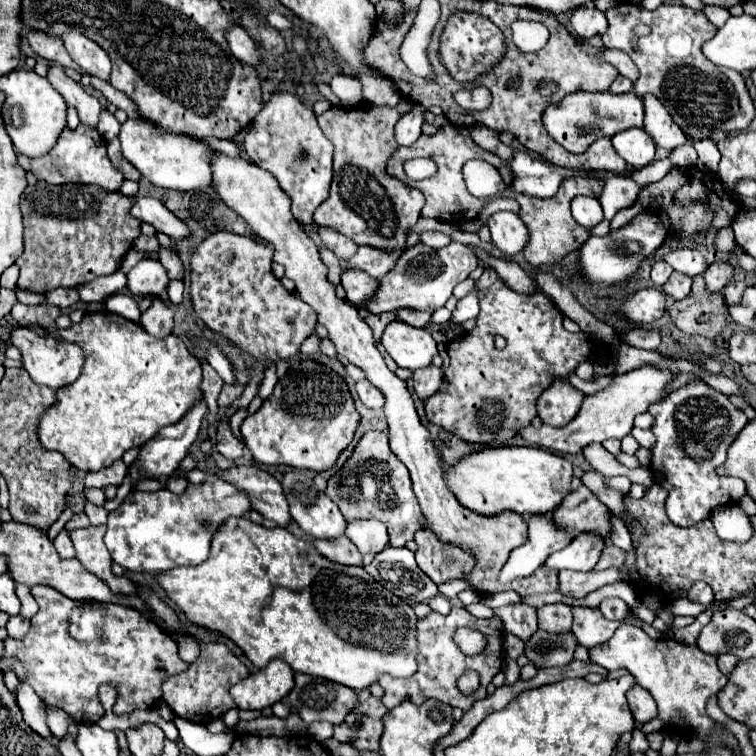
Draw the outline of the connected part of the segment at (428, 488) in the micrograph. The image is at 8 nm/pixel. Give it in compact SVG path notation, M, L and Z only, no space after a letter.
M216 153L212 157L212 187L218 191L220 199L234 209L240 217L246 219L250 229L270 241L274 245L274 261L282 263L286 267L286 277L296 283L296 291L302 301L306 301L318 315L318 323L322 323L328 329L328 337L334 341L338 355L348 359L352 365L360 367L366 373L366 379L376 385L376 389L382 391L386 397L384 413L388 421L388 439L392 453L406 465L410 471L412 487L418 497L418 503L422 507L426 527L434 531L442 541L460 545L476 555L476 567L470 575L464 579L474 585L478 593L496 593L504 589L514 589L520 595L534 595L534 593L548 593L558 591L558 573L550 573L544 567L540 567L534 575L526 579L516 579L510 585L498 583L498 573L504 567L508 555L512 549L520 547L526 541L526 523L520 515L514 511L504 511L492 517L484 517L480 513L472 513L470 509L464 509L460 501L456 501L456 495L448 491L446 483L446 471L442 463L442 455L438 445L432 441L430 431L420 423L420 417L414 409L414 401L406 389L406 383L398 379L384 363L384 357L380 355L372 329L362 321L358 309L350 305L346 299L336 297L336 287L328 281L328 267L322 263L318 255L318 247L314 241L302 231L298 221L290 213L290 199L280 189L278 181L258 165L252 165L244 157L226 157L222 153Z

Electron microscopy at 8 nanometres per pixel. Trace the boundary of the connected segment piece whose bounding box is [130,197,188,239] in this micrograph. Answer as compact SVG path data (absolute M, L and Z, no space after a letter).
M136 197L130 213L132 217L154 225L158 231L166 233L168 237L176 237L176 239L188 237L188 227L174 213L170 213L158 199Z

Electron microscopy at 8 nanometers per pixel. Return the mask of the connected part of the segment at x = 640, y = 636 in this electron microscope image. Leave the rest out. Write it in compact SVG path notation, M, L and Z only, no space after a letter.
M620 625L610 641L590 649L590 657L608 671L628 669L636 683L648 689L658 703L658 719L670 727L690 727L692 733L706 743L706 749L708 735L714 729L724 729L722 723L708 717L706 703L726 685L726 675L720 673L716 657L702 653L696 645L678 643L674 639L652 639L636 625Z

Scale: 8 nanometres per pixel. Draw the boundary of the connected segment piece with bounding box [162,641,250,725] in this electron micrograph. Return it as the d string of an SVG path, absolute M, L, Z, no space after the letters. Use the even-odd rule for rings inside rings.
M198 641L200 645L200 657L196 663L192 663L186 671L176 673L172 677L166 677L164 685L162 685L162 699L168 703L168 707L172 709L172 713L176 717L194 721L194 723L202 723L208 725L214 719L222 717L228 709L234 707L234 701L228 693L228 689L238 683L240 679L248 677L248 669L246 665L224 645L218 641Z

